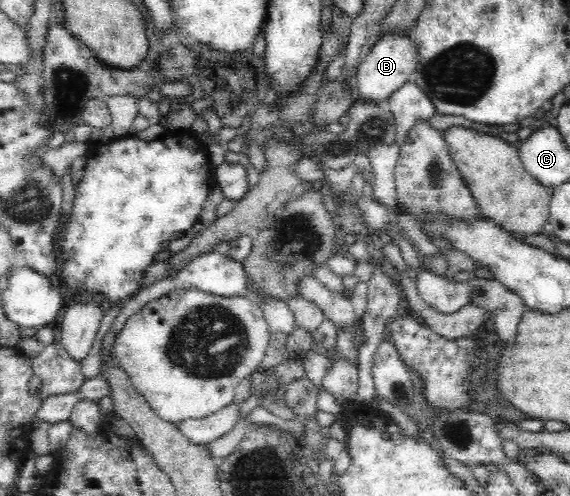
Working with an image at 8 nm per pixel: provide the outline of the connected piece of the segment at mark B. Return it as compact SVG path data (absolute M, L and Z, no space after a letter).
M388 32L381 34L378 42L372 46L366 58L360 64L357 76L357 90L364 101L386 101L394 91L414 73L418 66L418 49L406 32Z

